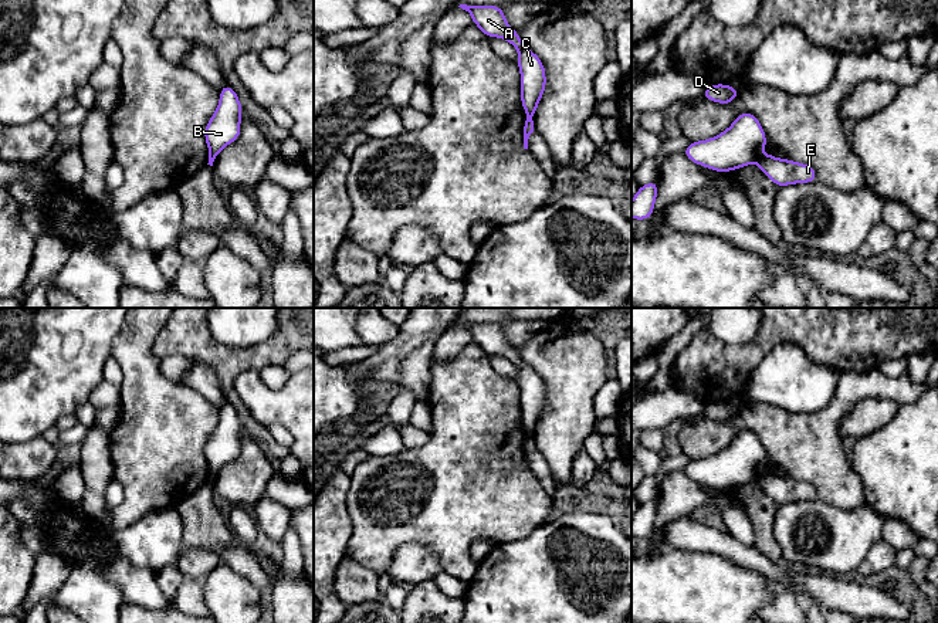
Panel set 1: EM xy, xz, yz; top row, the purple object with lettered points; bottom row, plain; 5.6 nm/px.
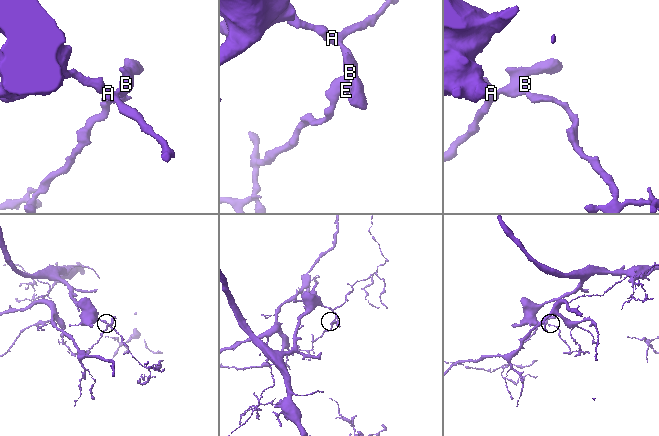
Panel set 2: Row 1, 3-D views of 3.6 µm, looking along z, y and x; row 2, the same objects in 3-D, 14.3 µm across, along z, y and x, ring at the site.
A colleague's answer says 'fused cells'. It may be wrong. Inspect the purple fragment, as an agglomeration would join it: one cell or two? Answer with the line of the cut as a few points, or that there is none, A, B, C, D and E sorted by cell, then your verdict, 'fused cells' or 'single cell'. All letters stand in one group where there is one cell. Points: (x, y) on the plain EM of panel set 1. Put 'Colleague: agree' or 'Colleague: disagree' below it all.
cut in xz along (527, 433), (531, 436); A B C D / E; fused cells
Colleague: agree

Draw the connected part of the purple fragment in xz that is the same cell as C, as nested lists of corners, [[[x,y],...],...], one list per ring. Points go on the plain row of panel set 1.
[[[467,322],[458,325],[471,332],[473,342],[478,343],[484,353],[504,356],[518,369],[521,420],[526,434],[532,436],[546,404],[545,385],[541,376],[522,362],[519,352],[507,341],[502,325]]]

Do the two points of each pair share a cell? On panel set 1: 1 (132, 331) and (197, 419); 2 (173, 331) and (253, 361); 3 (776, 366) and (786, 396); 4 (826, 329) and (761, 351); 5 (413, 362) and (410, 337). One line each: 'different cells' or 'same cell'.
1: same cell
2: same cell
3: same cell
4: same cell
5: different cells

